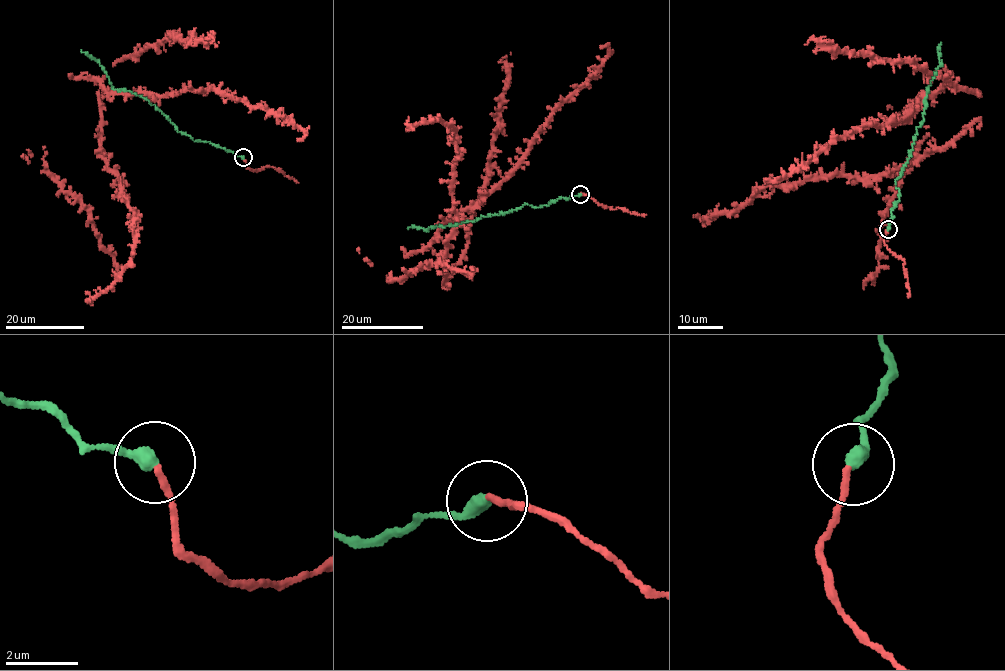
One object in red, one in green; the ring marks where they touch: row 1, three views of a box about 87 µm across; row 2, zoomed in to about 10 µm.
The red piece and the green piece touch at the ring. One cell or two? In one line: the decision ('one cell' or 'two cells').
one cell

